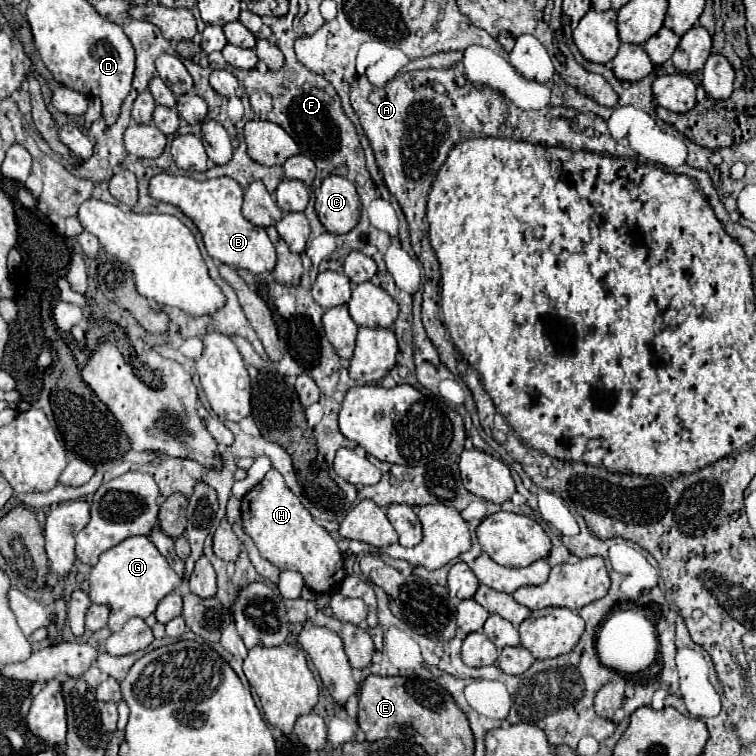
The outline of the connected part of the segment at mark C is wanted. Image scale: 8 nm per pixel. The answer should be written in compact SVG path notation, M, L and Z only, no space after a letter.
M328 176L316 190L316 214L330 234L346 234L360 220L356 186L342 176Z

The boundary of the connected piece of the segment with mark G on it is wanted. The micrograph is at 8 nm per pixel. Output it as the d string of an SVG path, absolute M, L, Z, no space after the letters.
M148 536L126 538L124 542L102 552L88 580L90 580L90 600L94 604L110 606L108 628L112 632L118 632L134 616L138 618L150 616L156 610L158 602L182 582L182 578L170 568L166 558L158 552L158 548L152 544Z

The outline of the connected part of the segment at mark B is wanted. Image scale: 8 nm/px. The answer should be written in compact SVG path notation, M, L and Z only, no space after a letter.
M156 174L148 182L148 192L152 198L160 202L168 202L176 208L180 208L200 230L206 252L220 260L222 264L234 266L234 268L244 268L252 274L262 274L270 272L276 266L276 250L274 244L270 242L268 234L264 228L258 228L250 224L240 208L242 208L242 188L234 178L222 176L214 180L204 180L198 182L188 176L172 176L172 174Z

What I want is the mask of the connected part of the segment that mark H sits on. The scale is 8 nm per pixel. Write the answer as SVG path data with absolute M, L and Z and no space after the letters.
M270 470L242 498L242 528L256 542L260 554L280 570L296 570L304 576L310 590L318 594L330 592L346 578L344 556L334 538L312 520L312 514L302 506L298 496L290 492L280 472Z

